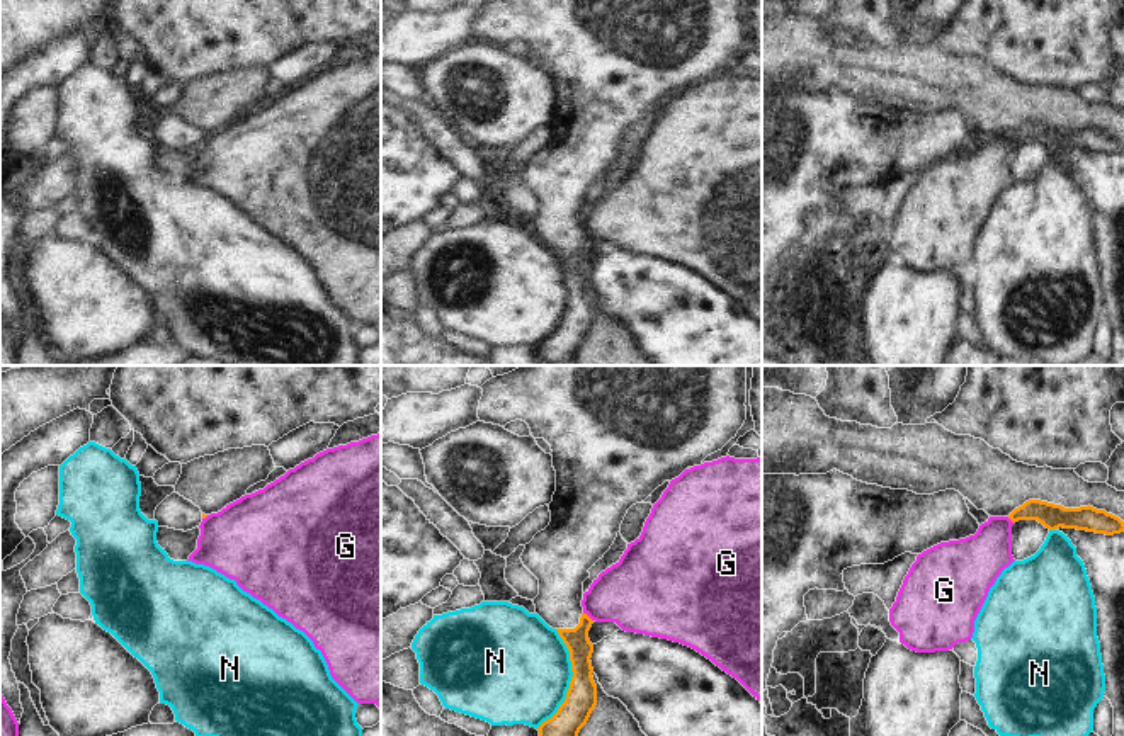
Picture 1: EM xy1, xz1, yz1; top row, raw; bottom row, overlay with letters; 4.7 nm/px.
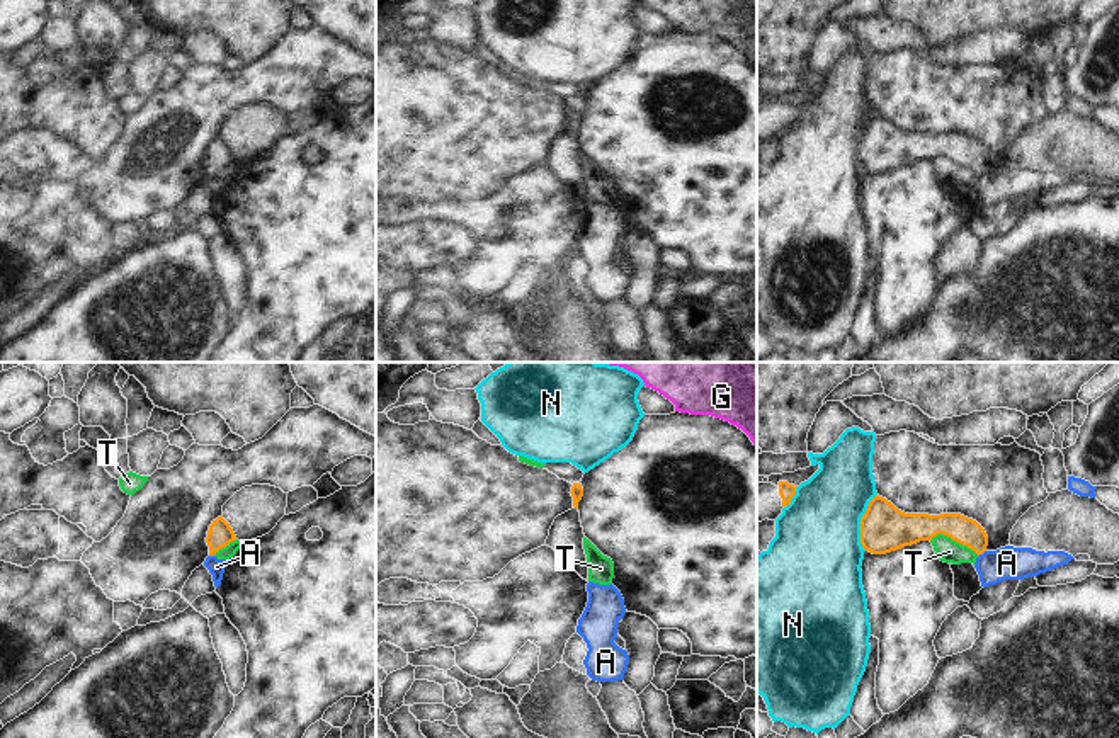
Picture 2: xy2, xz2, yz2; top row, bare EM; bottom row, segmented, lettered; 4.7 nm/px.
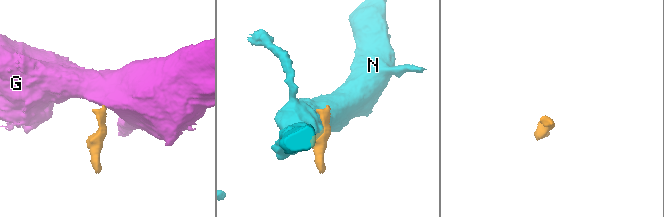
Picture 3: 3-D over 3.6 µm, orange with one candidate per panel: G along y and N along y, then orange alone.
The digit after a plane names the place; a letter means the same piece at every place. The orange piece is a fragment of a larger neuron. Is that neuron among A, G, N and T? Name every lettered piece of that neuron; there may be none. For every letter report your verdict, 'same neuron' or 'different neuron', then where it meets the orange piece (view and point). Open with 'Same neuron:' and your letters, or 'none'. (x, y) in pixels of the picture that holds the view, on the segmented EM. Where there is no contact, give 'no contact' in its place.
Same neuron: none
A: different neuron; meets orange in yz2 at (982, 553)
G: different neuron; meets orange in xz1 at (589, 617)
N: different neuron; meets orange in xz1 at (572, 680)
T: different neuron; meets orange in yz2 at (954, 539)

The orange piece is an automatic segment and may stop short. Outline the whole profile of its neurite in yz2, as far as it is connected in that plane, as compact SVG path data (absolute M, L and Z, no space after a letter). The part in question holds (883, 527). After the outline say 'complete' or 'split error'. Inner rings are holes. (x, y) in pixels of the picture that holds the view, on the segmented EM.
M876 495L861 519L861 544L872 554L886 554L944 534L968 546L978 556L986 551L988 536L973 519L961 514L905 514Z; complete

